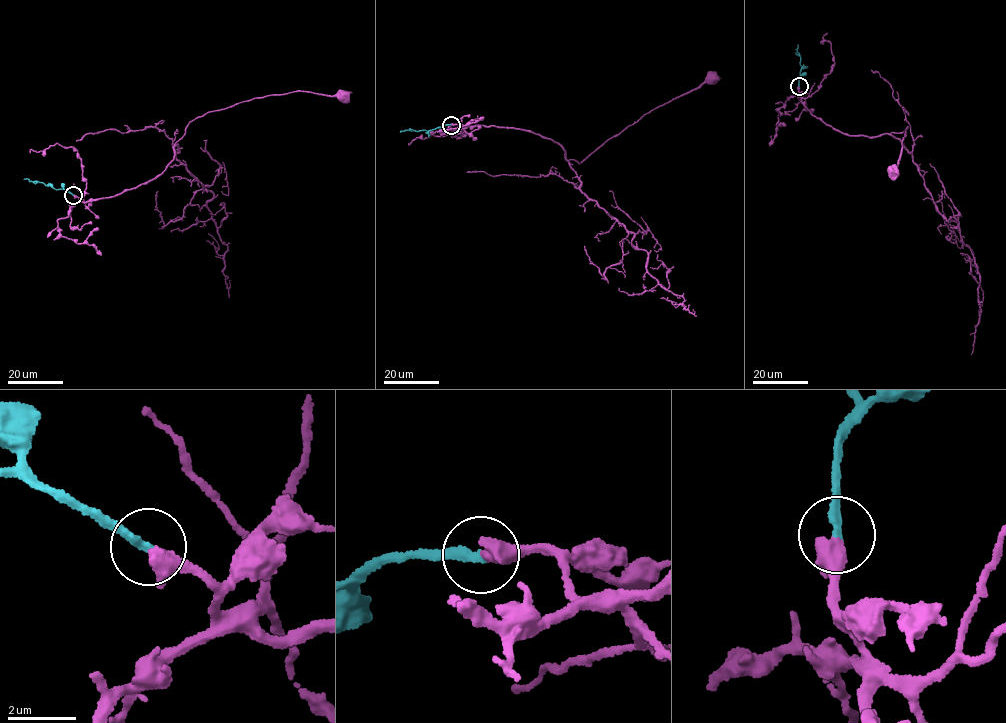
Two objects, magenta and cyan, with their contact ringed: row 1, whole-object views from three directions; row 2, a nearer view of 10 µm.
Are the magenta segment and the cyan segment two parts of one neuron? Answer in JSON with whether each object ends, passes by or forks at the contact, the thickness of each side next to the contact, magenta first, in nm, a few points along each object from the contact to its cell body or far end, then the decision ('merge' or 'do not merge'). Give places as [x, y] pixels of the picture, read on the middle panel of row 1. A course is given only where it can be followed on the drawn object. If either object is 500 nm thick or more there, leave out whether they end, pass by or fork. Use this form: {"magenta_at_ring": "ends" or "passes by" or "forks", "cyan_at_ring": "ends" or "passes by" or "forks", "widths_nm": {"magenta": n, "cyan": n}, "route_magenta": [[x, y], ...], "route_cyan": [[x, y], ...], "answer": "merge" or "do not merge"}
{"magenta_at_ring": "passes by", "cyan_at_ring": "ends", "widths_nm": {"magenta": 360, "cyan": 240}, "route_magenta": [[452, 125], [530, 130], [557, 143], [567, 160], [581, 163], [645, 113], [711, 78]], "route_cyan": [[452, 125], [428, 131], [399, 132]], "answer": "merge"}

